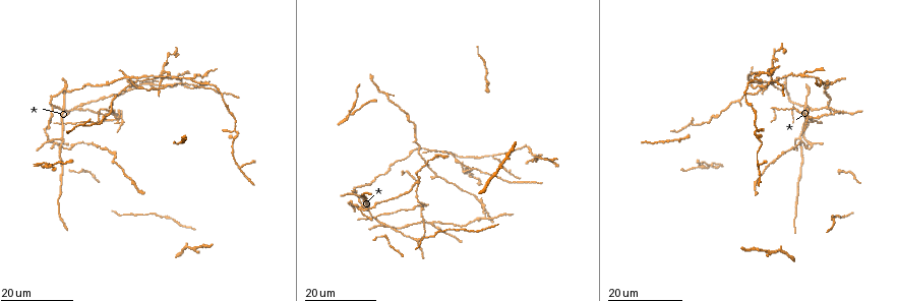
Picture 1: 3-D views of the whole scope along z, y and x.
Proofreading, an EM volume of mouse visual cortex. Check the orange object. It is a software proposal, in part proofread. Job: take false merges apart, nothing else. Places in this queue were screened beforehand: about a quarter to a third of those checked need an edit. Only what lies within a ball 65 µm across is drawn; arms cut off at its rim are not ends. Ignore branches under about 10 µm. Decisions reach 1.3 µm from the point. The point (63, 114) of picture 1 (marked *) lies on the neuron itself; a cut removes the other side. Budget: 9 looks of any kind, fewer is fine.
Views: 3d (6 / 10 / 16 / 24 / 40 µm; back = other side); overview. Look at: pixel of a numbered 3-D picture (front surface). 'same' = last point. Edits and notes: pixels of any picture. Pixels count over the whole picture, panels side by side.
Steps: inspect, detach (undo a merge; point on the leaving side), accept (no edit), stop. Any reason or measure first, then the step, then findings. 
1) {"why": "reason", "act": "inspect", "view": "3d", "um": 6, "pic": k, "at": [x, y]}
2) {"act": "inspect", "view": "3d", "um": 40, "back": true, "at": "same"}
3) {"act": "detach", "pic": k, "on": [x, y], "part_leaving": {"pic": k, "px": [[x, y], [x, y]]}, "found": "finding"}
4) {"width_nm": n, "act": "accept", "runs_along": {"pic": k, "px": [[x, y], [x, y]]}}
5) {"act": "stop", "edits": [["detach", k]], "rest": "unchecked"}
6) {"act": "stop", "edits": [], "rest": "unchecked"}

{"why": "small branch off a trunk", "act": "inspect", "view": "3d", "um": 24, "pic": 1, "at": [116, 117]}

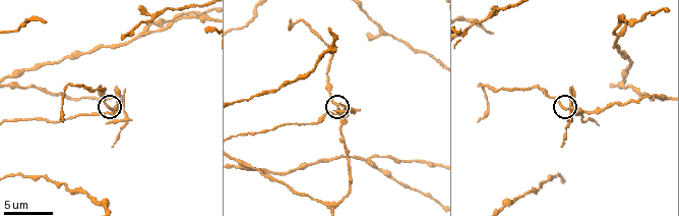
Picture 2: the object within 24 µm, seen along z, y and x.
{"why": "closer look", "act": "inspect", "view": "3d", "um": 6, "pic": 2, "at": [112, 110]}

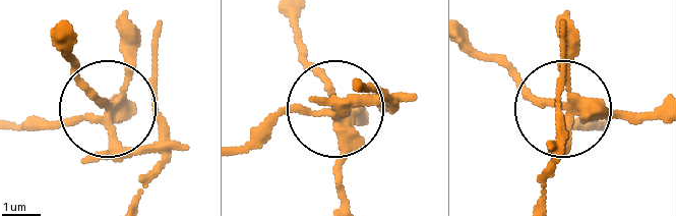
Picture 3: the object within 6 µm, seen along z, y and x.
{"act": "detach", "pic": 3, "on": [144, 152], "part_leaving": {"pic": 3, "px": [[115, 104], [88, 120], [11, 126]]}, "found": "two neurons meet here"}

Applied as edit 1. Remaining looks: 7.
{"why": "see it whole again", "act": "inspect", "view": "overview"}

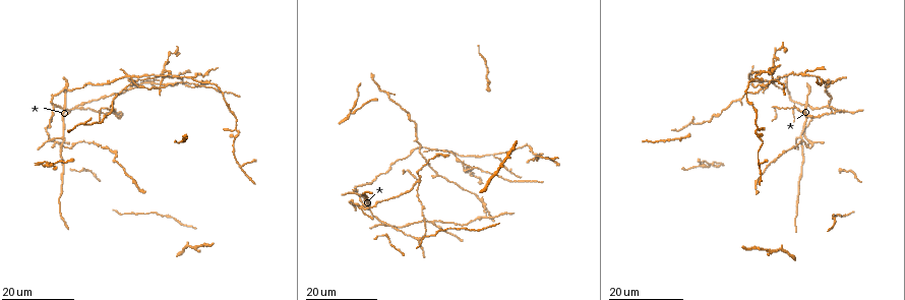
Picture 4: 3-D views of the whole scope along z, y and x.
{"why": "three-way junction", "act": "inspect", "view": "3d", "um": 16, "pic": 4, "at": [133, 77]}

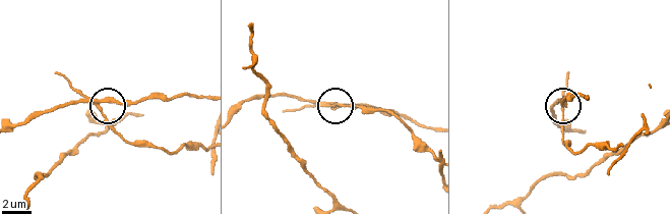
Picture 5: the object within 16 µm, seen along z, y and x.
{"act": "inspect", "view": "3d", "um": 6, "pic": 5, "at": [326, 105]}

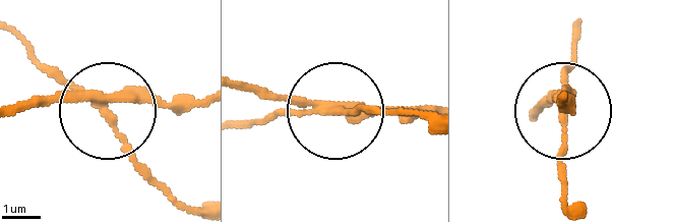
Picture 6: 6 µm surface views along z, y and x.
{"side_arm_um": 38, "act": "detach", "pic": 6, "on": [125, 145], "part_leaving": {"pic": 6, "px": [[94, 97], [113, 132], [190, 207]]}, "found": "a second neuron is stuck on"}

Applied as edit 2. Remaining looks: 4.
{"why": "sudden change in width", "act": "inspect", "view": "3d", "um": 24, "pic": 4, "at": [206, 81]}

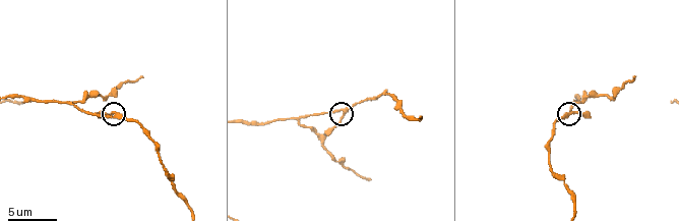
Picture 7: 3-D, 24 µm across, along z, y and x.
{"why": "zoom in", "act": "inspect", "view": "3d", "um": 6, "pic": 7, "at": [107, 118]}

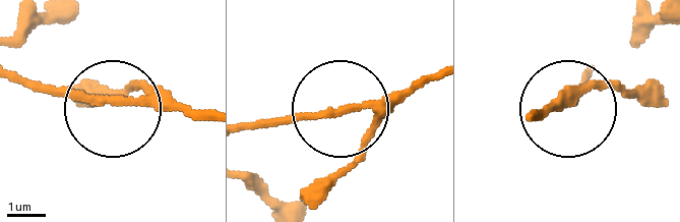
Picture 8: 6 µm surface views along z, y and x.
{"width_nm": 150, "act": "accept", "found": "all the same neuron"}

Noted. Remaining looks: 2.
{"why": "looks like a crossing", "act": "inspect", "view": "3d", "um": 16, "pic": 4, "at": [483, 200]}

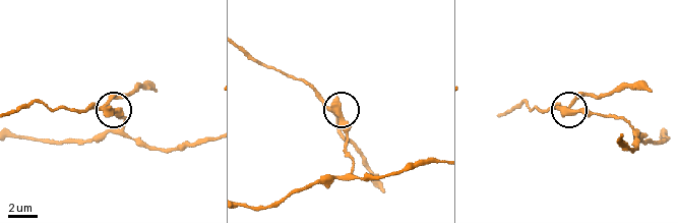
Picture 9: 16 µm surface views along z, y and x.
{"act": "inspect", "view": "3d", "um": 6, "pic": 9, "at": [573, 102]}

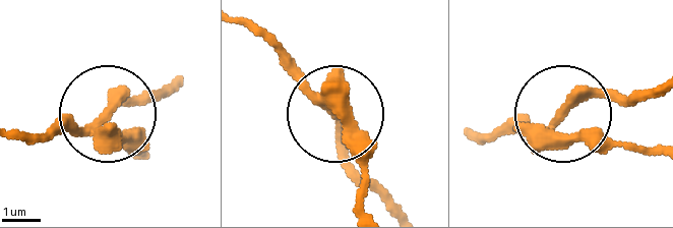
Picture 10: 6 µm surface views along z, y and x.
{"act": "detach", "pic": 10, "on": [129, 90], "part_leaving": {"pic": 10, "px": [[93, 131], [15, 131]]}, "found": "two neurons meet here"}

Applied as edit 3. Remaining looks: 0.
{"act": "stop", "edits": [["detach", 3], ["detach", 6], ["detach", 10]], "rest": "unchecked"}

